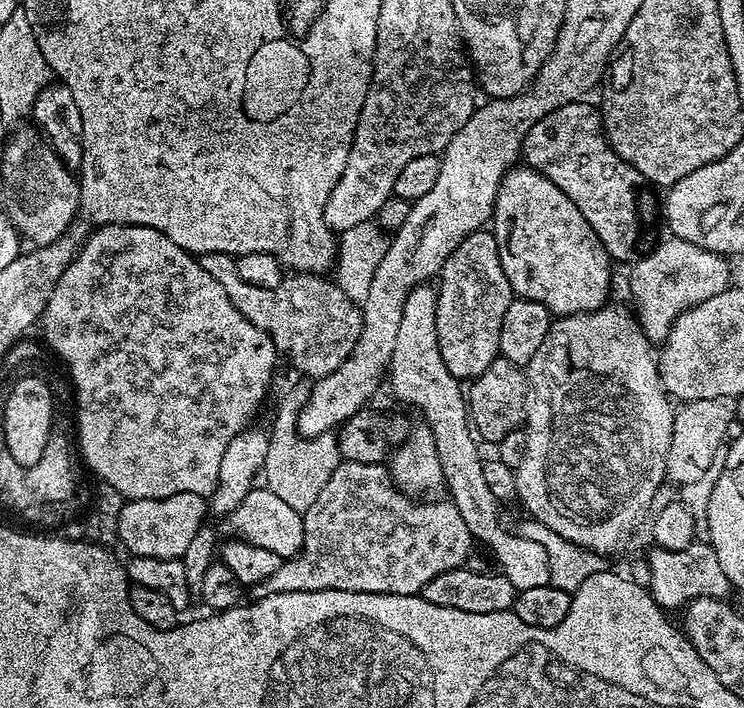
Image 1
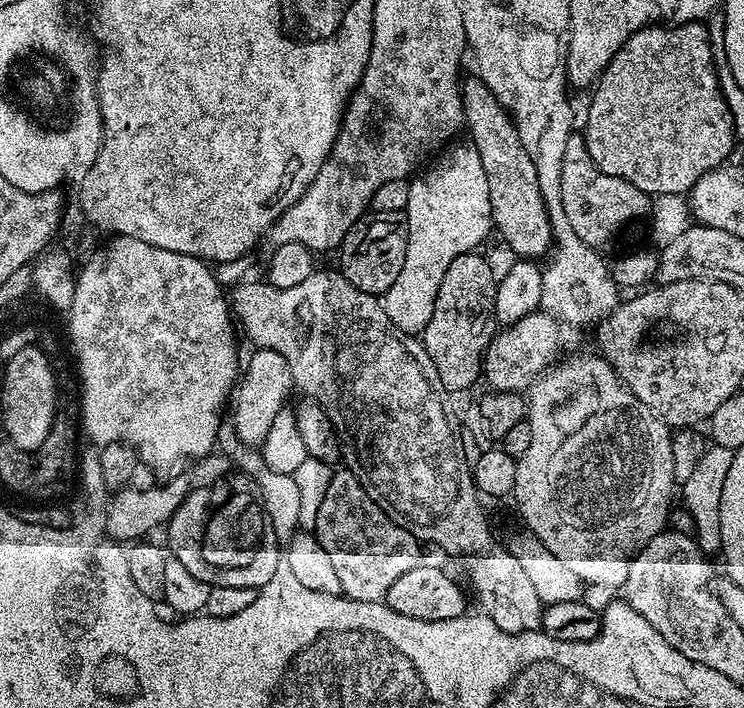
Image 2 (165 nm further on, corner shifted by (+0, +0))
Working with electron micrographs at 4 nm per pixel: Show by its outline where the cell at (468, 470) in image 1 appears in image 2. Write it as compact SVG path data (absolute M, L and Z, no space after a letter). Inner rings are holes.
M471 143L455 144L439 151L434 162L422 174L409 181L407 206L404 211L407 224L406 256L398 277L382 296L381 301L381 306L390 323L399 333L406 336L409 336L408 334L421 335L430 322L442 278L444 278L448 266L452 264L452 260L477 249L477 245L484 241L494 228L489 186L485 170L482 167L482 160Z

